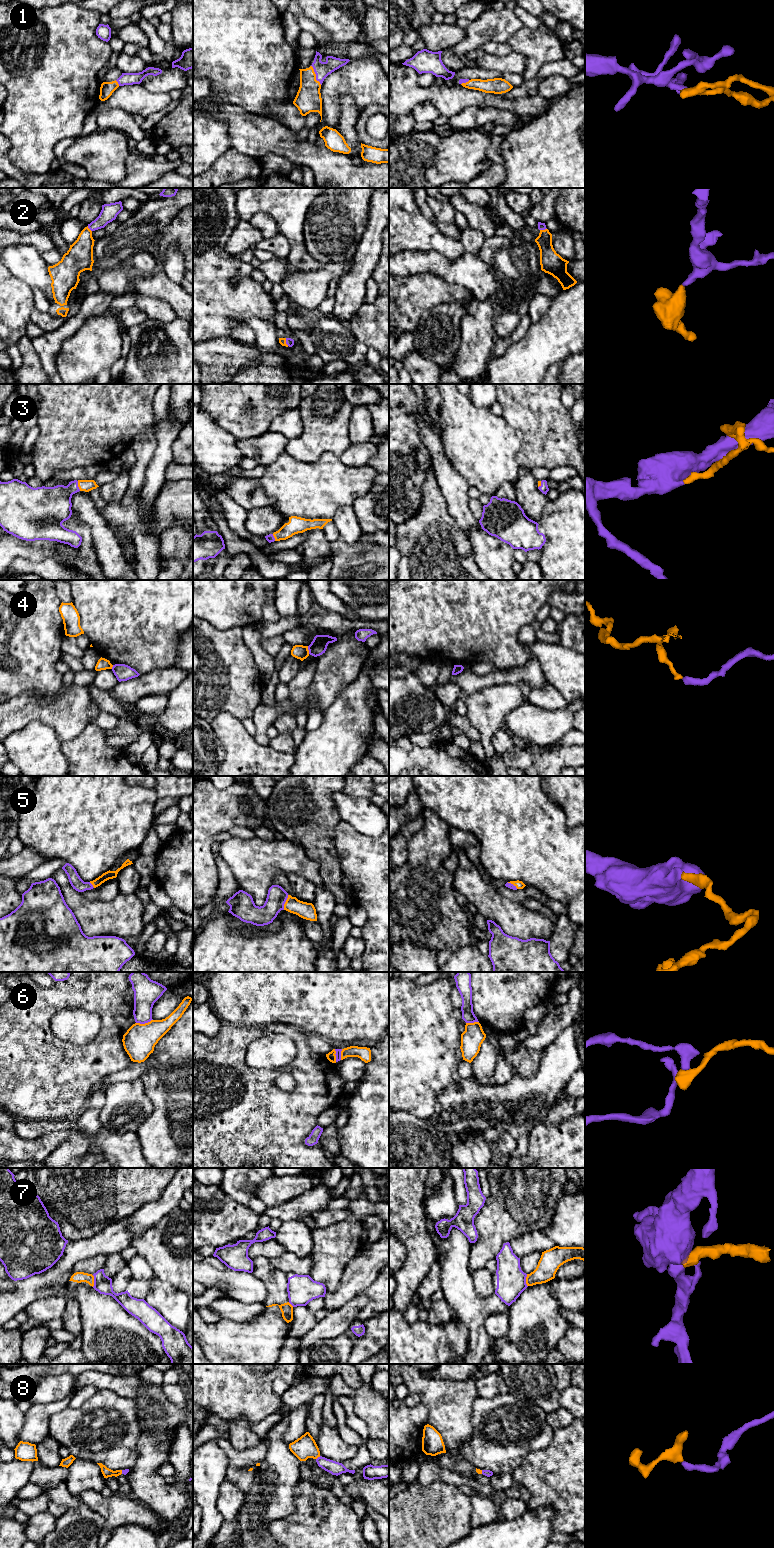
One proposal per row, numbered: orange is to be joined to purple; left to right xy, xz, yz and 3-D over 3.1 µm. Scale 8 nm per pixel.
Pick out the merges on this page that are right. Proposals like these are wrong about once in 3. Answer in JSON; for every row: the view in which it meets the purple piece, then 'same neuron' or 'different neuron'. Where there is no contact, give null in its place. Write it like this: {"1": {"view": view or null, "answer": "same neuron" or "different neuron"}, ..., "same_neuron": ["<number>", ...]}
{"1": {"view": "xz", "answer": "same neuron"}, "2": {"view": "xy", "answer": "same neuron"}, "3": {"view": "xy", "answer": "same neuron"}, "4": {"view": "xz", "answer": "different neuron"}, "5": {"view": "xz", "answer": "same neuron"}, "6": {"view": "xy", "answer": "different neuron"}, "7": {"view": "yz", "answer": "different neuron"}, "8": {"view": "xz", "answer": "same neuron"}, "same_neuron": ["1", "2", "3", "5", "8"]}

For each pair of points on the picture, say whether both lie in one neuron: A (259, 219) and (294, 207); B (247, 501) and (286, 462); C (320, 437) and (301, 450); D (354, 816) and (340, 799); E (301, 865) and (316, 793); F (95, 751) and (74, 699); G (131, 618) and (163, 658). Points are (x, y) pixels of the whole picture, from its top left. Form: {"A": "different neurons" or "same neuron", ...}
{"A": "different neurons", "B": "different neurons", "C": "same neuron", "D": "same neuron", "E": "different neurons", "F": "different neurons", "G": "same neuron"}

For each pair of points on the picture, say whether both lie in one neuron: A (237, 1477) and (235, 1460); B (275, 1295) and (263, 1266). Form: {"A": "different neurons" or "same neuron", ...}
{"A": "same neuron", "B": "same neuron"}

